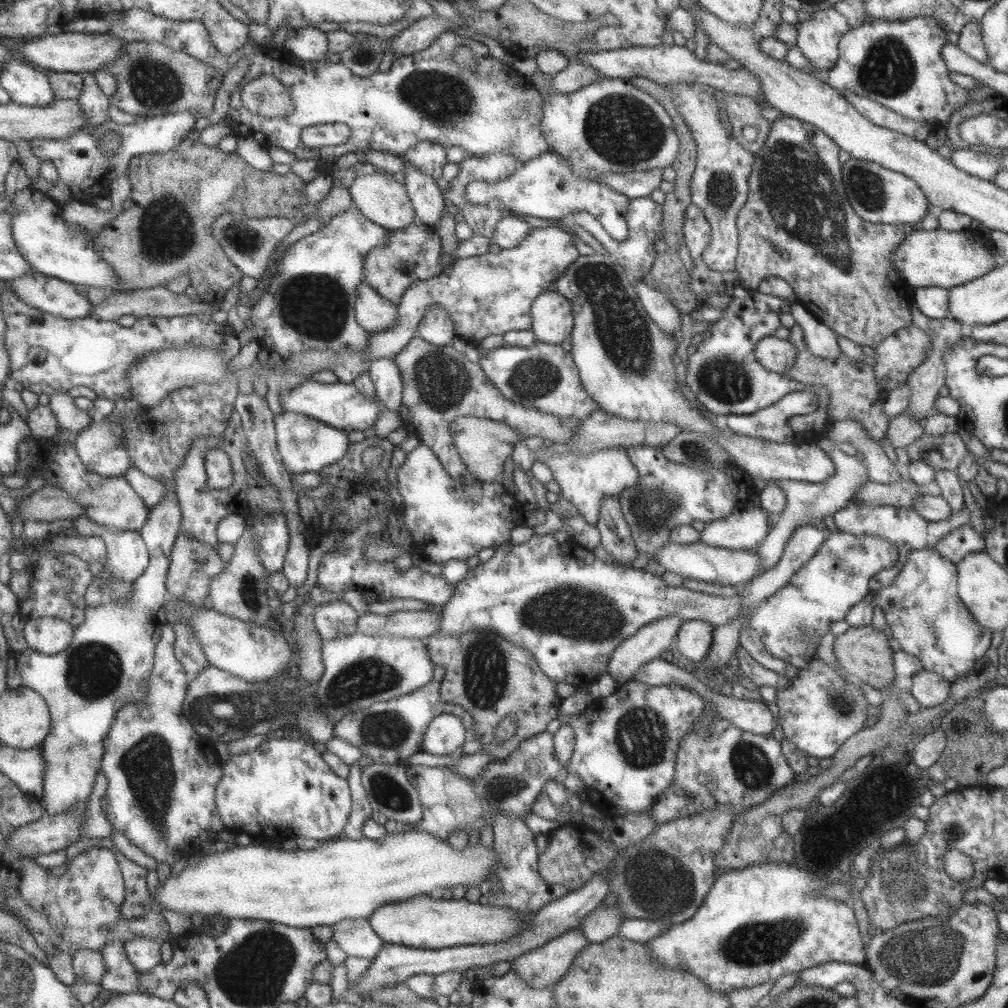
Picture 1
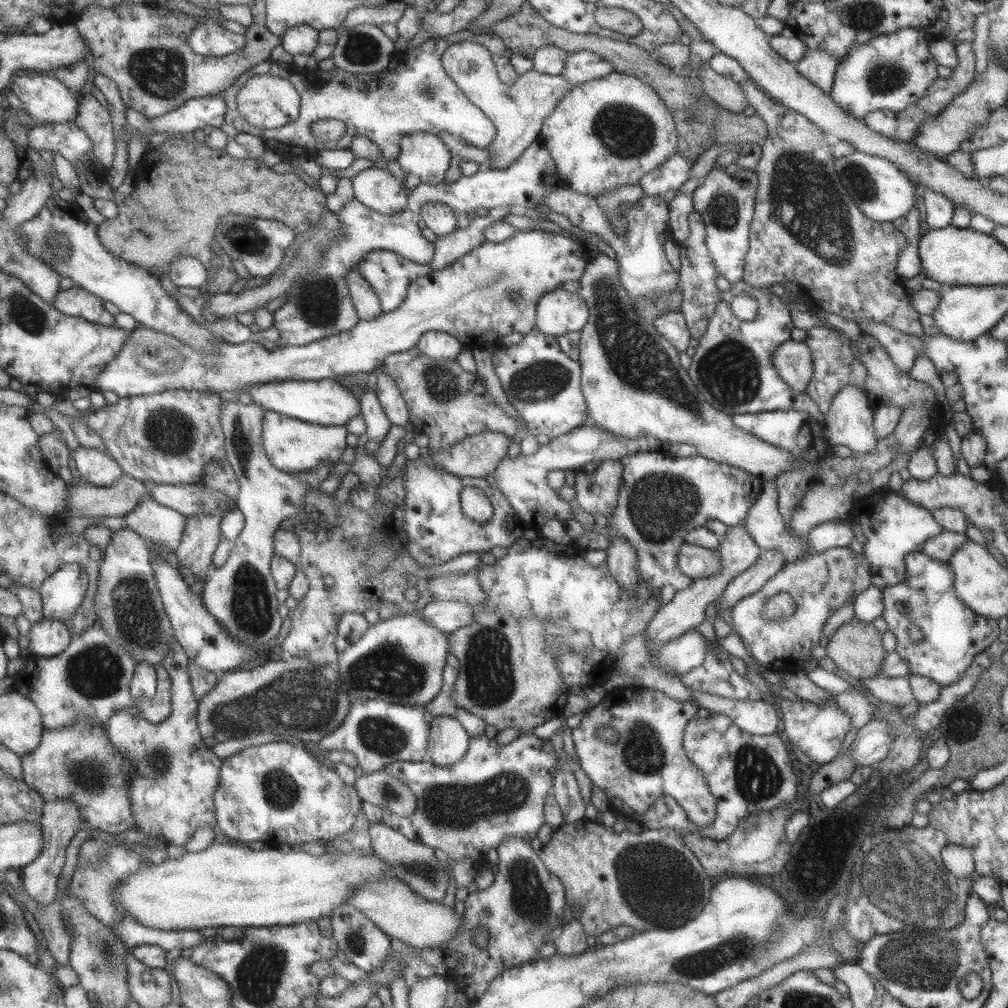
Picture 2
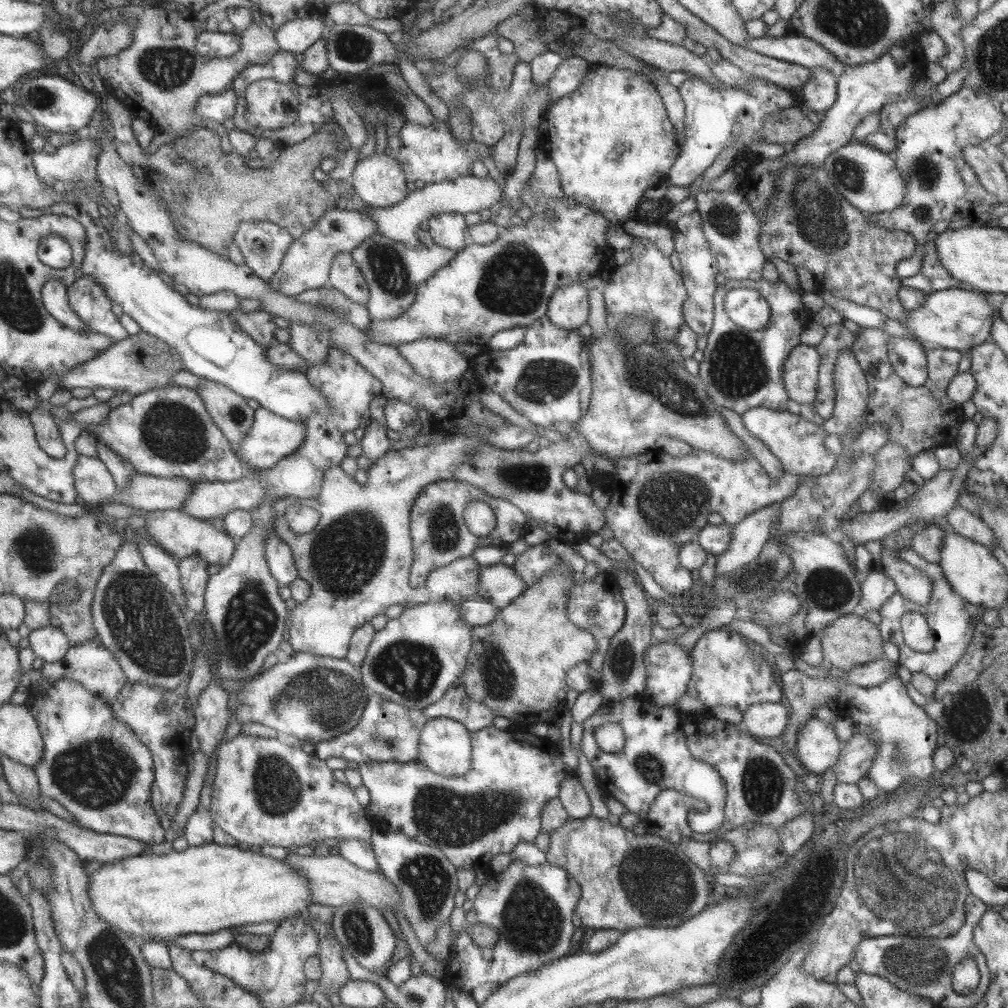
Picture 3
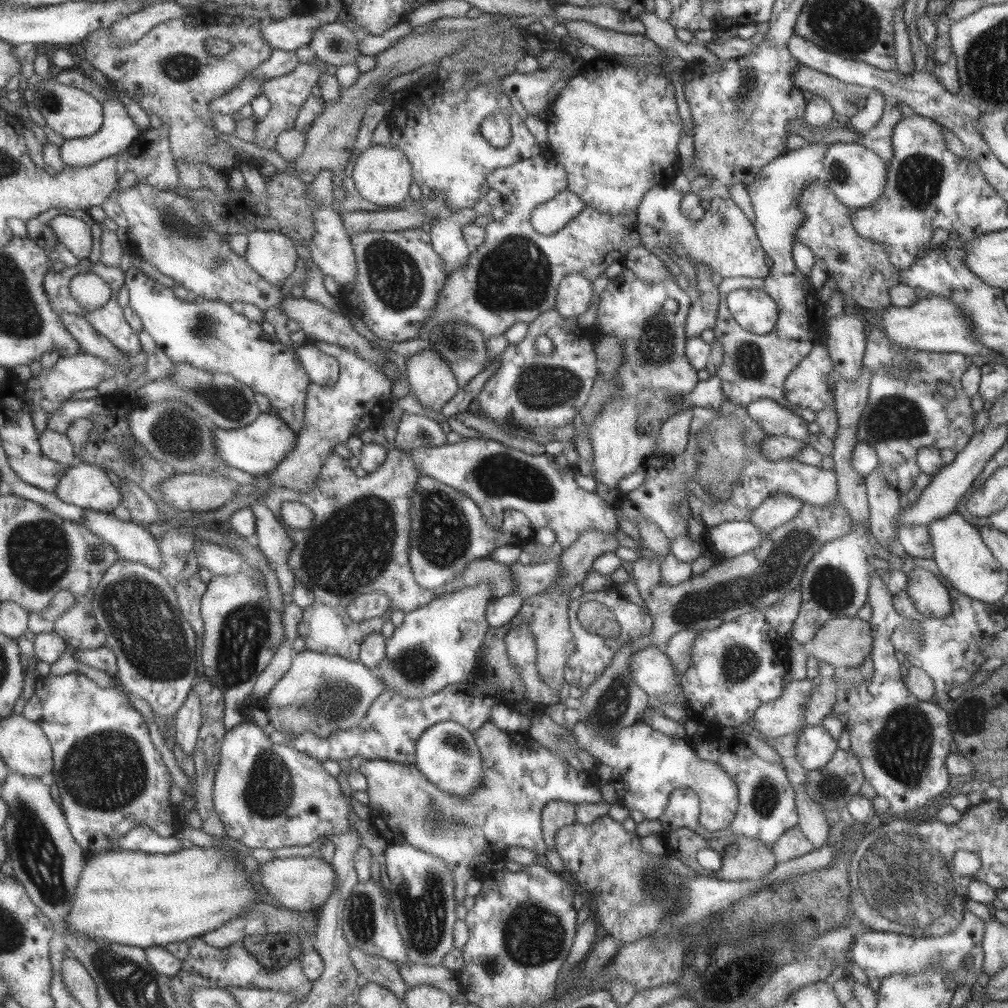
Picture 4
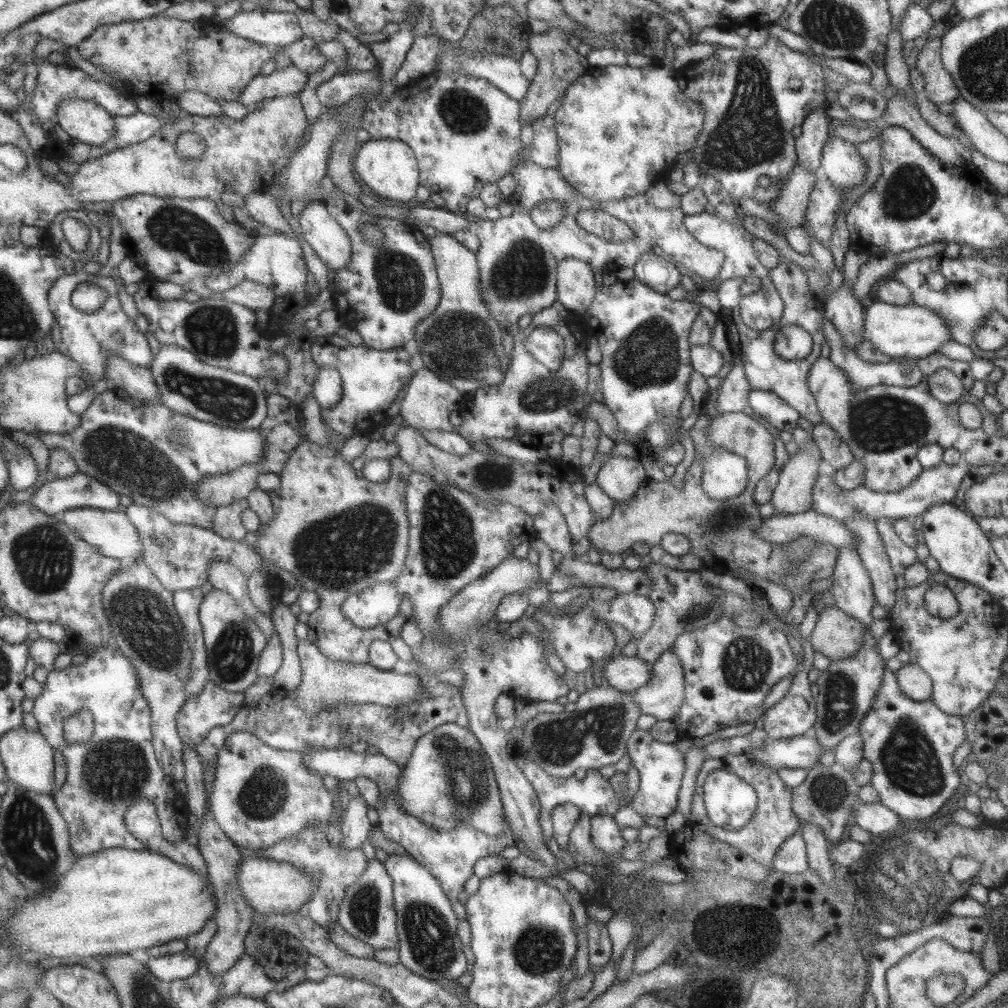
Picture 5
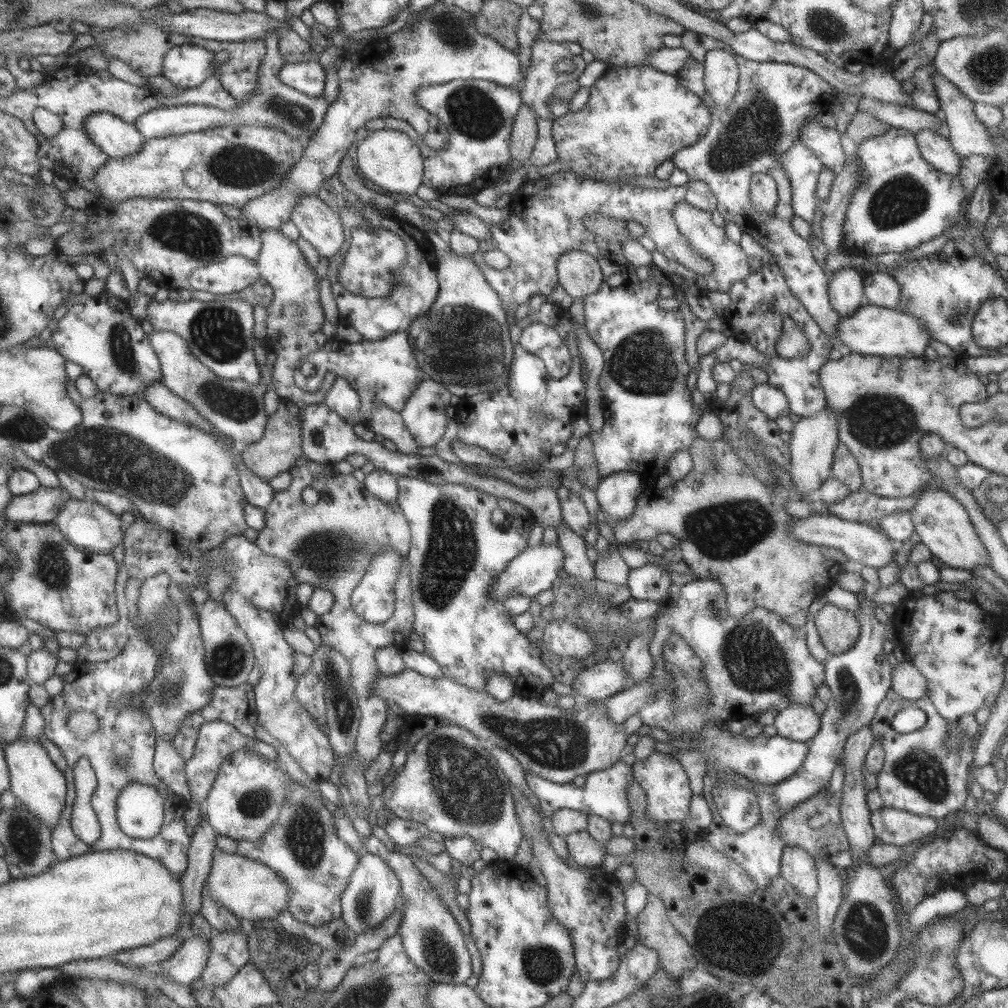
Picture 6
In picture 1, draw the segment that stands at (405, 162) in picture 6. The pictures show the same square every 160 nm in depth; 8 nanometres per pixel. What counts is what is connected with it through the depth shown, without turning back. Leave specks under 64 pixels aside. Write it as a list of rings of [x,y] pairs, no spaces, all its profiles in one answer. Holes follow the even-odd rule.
[[[383,172],[358,175],[350,182],[348,191],[353,205],[362,212],[362,215],[387,230],[407,228],[415,218],[404,184],[398,177],[387,178]]]

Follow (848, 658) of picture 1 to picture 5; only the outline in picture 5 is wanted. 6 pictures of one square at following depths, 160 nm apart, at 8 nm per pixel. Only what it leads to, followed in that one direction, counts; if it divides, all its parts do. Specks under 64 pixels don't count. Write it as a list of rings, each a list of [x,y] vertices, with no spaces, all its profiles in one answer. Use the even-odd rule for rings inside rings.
[[[824,607],[808,640],[813,650],[830,660],[853,656],[862,647],[867,629],[857,619],[838,608]]]

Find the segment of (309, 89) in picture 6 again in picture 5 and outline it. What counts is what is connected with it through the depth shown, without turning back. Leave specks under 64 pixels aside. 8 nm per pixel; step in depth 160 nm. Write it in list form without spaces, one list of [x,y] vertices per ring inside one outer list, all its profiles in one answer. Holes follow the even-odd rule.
[[[289,65],[269,75],[255,75],[242,88],[236,101],[243,106],[249,106],[263,99],[273,98],[291,93],[299,94],[307,80],[308,69]]]

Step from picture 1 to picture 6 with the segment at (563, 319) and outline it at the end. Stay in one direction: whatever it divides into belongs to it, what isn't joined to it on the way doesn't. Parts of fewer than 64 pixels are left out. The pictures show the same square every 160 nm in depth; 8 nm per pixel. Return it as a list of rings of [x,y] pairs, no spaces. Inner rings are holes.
[[[568,251],[559,256],[556,278],[558,285],[573,300],[585,299],[605,281],[596,258],[580,251]]]

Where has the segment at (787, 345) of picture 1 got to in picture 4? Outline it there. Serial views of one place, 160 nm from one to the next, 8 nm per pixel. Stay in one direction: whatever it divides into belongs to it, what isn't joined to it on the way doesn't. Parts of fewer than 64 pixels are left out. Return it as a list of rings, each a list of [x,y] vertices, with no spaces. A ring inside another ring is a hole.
[[[819,341],[809,347],[809,352],[785,377],[785,401],[815,413],[825,408],[835,412],[833,391],[826,384],[826,376],[833,373],[830,358],[825,346],[820,345]]]

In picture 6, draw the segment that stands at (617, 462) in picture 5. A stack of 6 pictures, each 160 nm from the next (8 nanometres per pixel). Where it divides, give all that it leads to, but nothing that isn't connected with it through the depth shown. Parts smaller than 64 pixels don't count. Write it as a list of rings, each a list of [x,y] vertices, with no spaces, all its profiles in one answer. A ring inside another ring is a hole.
[[[622,470],[600,478],[594,488],[598,506],[612,520],[626,519],[635,506],[637,496],[643,490],[645,480],[636,472]]]

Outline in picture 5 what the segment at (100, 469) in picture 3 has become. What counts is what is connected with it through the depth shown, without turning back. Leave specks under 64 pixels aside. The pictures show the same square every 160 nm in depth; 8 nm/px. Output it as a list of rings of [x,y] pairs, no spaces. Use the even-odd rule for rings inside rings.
[[[79,471],[76,475],[65,478],[51,477],[35,493],[31,502],[39,508],[40,511],[46,512],[51,516],[62,517],[64,512],[76,508],[98,508],[99,510],[115,511],[119,504],[118,492],[115,492],[109,485],[103,484],[94,476],[86,472]]]

